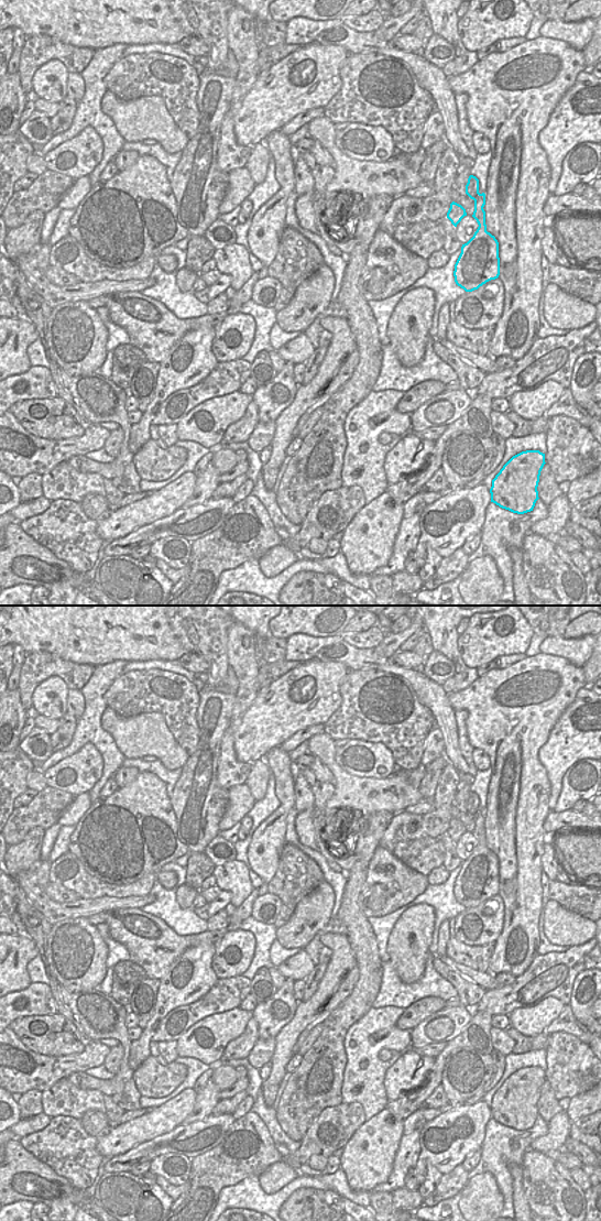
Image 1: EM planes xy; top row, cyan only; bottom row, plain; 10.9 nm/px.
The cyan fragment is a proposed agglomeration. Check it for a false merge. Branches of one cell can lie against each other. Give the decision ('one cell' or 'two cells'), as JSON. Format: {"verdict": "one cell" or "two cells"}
{"verdict": "two cells"}

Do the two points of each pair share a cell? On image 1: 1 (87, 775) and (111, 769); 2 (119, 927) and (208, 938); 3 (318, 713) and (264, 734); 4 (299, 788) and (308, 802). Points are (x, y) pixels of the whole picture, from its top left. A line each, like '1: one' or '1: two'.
1: two
2: one
3: one
4: one

